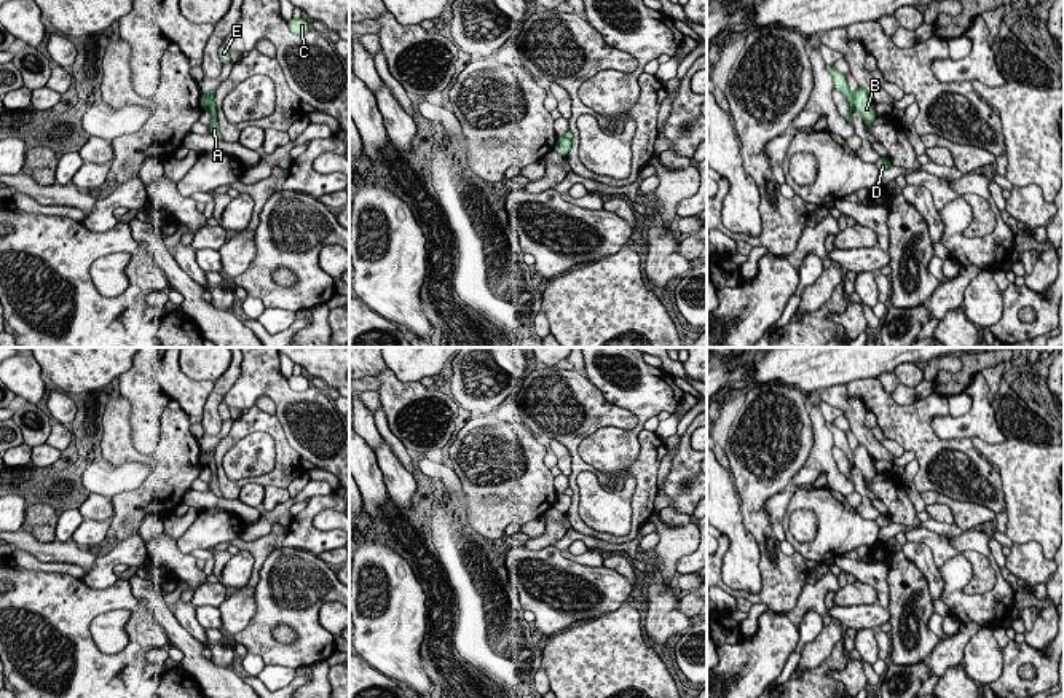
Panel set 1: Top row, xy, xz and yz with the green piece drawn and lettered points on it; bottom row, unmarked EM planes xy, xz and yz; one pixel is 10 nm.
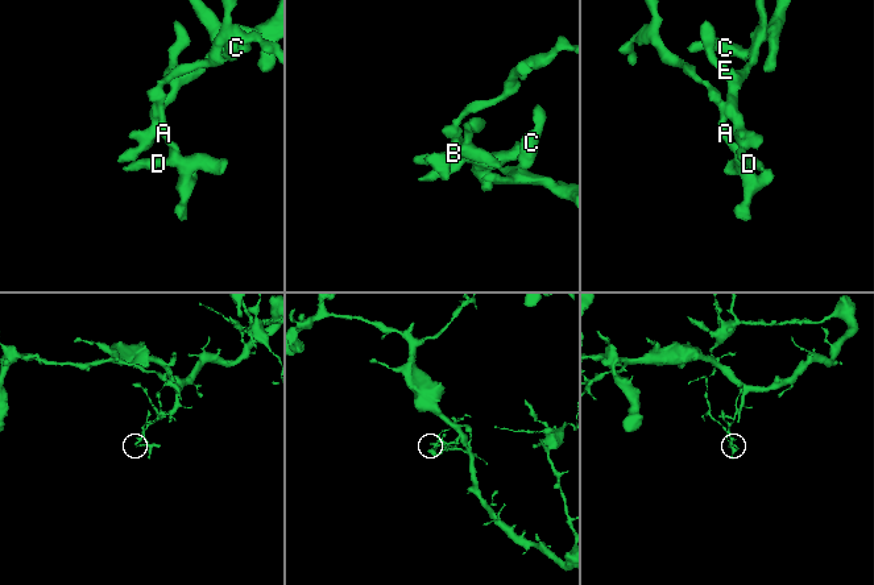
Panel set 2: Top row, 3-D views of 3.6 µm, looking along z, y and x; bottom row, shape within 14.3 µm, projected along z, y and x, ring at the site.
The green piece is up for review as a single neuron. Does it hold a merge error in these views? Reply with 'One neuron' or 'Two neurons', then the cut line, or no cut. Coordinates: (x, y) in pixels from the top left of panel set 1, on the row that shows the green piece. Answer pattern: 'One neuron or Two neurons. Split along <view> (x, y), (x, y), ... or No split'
Two neurons. Split along yz (852, 94), (852, 105), (855, 109)

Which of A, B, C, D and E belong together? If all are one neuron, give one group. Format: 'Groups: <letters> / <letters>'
Groups: A D / B C E

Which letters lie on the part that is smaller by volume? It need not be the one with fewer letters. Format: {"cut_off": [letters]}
{"cut_off": ["A", "D"]}

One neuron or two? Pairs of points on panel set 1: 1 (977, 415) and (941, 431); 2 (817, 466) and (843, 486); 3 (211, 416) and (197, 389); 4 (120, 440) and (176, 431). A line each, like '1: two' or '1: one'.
1: one
2: one
3: two
4: one

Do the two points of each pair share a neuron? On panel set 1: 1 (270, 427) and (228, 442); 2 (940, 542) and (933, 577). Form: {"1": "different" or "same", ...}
{"1": "same", "2": "different"}

